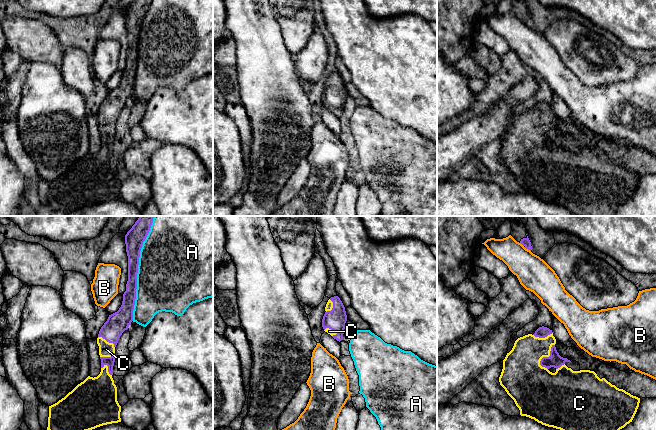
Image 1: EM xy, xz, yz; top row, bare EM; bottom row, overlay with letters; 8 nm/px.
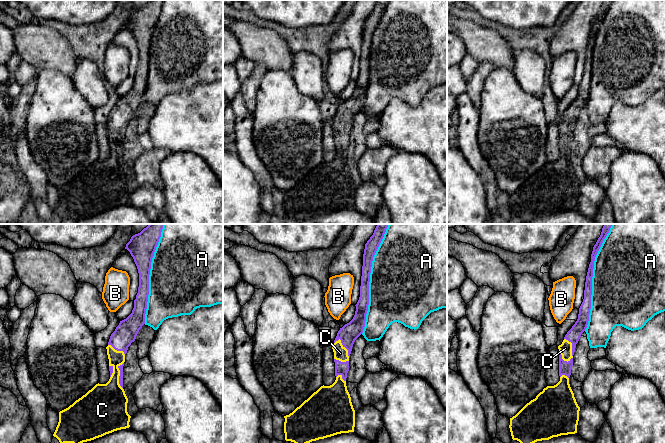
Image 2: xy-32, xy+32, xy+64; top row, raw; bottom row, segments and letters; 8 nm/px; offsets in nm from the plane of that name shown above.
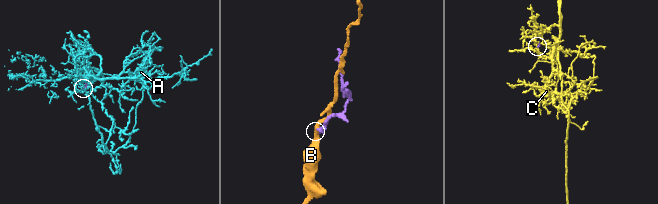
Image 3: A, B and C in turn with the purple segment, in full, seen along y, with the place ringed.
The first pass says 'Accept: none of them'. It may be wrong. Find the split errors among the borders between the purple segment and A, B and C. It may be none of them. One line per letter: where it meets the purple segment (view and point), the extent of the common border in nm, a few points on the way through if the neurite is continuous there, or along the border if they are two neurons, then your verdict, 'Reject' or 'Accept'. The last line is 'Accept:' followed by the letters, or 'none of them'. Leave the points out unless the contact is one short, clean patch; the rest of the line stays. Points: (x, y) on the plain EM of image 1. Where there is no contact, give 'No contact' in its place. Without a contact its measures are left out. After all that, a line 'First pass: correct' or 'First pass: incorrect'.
A: Touches purple at xy (137, 48). Shared border 800 nm. Reject
B: Touches purple at yz (525, 23). Shared border 120 nm. Boundary: yz (520, 18), (530, 27). Reject
C: Touches purple at yz (544, 133). Shared border 220 nm. Accept
Accept: C
First pass: incorrect

